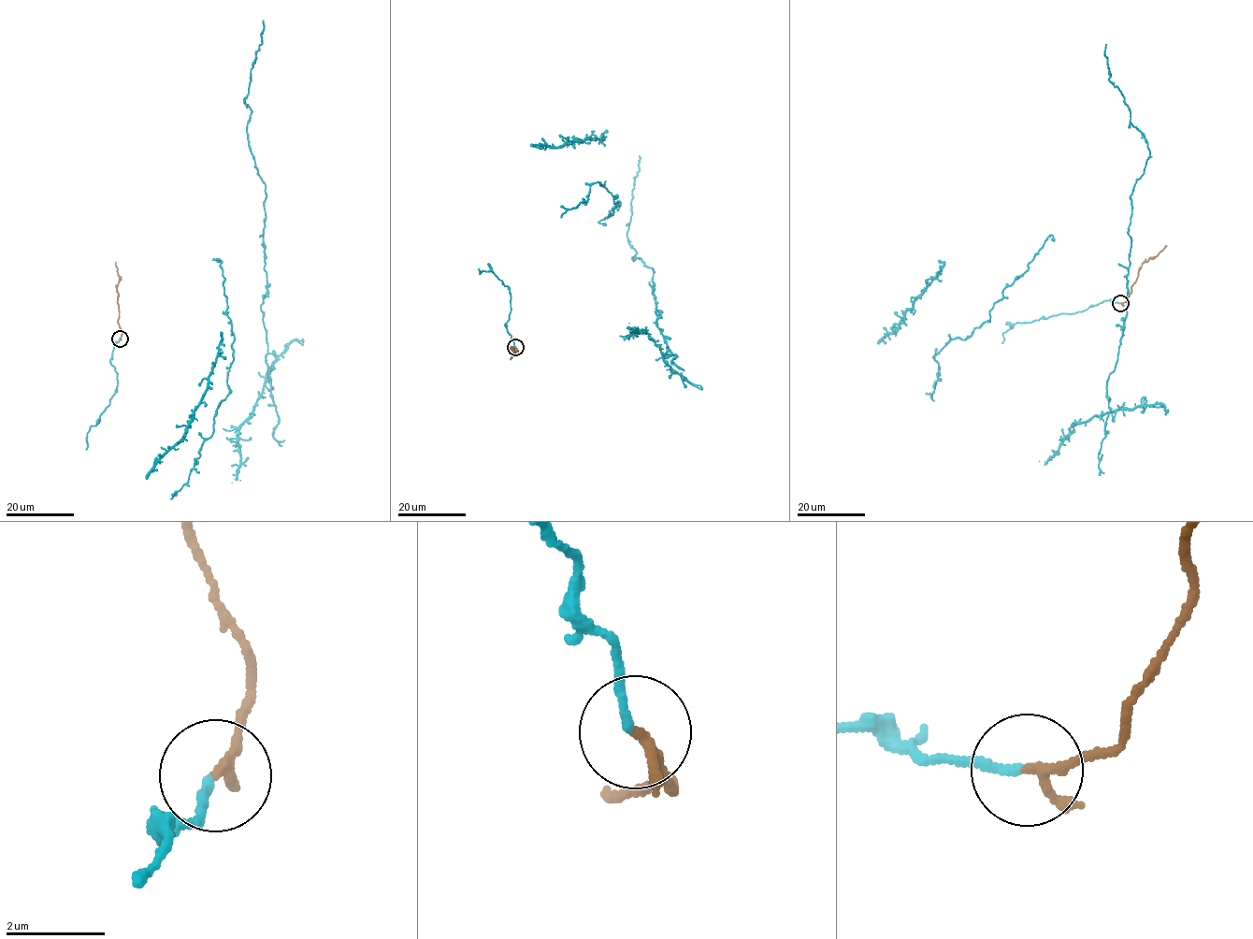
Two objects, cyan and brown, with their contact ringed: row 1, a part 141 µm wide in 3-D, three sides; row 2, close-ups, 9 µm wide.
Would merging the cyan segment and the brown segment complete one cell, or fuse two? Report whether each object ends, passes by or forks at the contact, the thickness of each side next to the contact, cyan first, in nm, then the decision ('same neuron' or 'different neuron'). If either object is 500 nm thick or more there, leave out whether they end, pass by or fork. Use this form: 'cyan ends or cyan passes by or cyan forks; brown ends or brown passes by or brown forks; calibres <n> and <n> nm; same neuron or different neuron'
cyan ends; brown passes by; calibres 170 and 160 nm; same neuron

